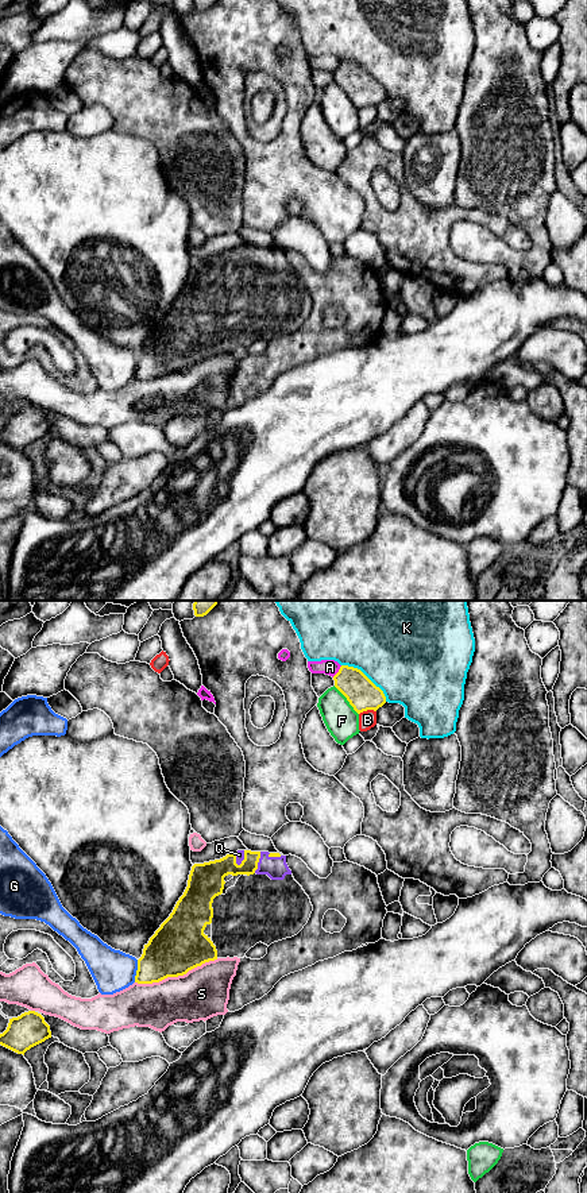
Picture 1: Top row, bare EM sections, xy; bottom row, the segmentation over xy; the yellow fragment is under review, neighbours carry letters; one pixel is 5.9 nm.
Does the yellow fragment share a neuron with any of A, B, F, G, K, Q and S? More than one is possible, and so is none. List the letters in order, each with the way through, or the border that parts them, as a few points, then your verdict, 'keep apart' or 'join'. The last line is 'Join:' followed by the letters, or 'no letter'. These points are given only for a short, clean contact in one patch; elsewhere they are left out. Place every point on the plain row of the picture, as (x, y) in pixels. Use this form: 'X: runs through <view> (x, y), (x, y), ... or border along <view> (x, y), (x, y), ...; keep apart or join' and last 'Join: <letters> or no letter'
A: keep apart
B: keep apart
F: keep apart
G: keep apart
K: keep apart
Q: runs through xy (217, 265), (226, 261), (258, 257), (271, 259), (275, 263); join
S: keep apart
Join: Q

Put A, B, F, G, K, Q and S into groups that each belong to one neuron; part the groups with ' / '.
A / B / F / G / K / Q / S

